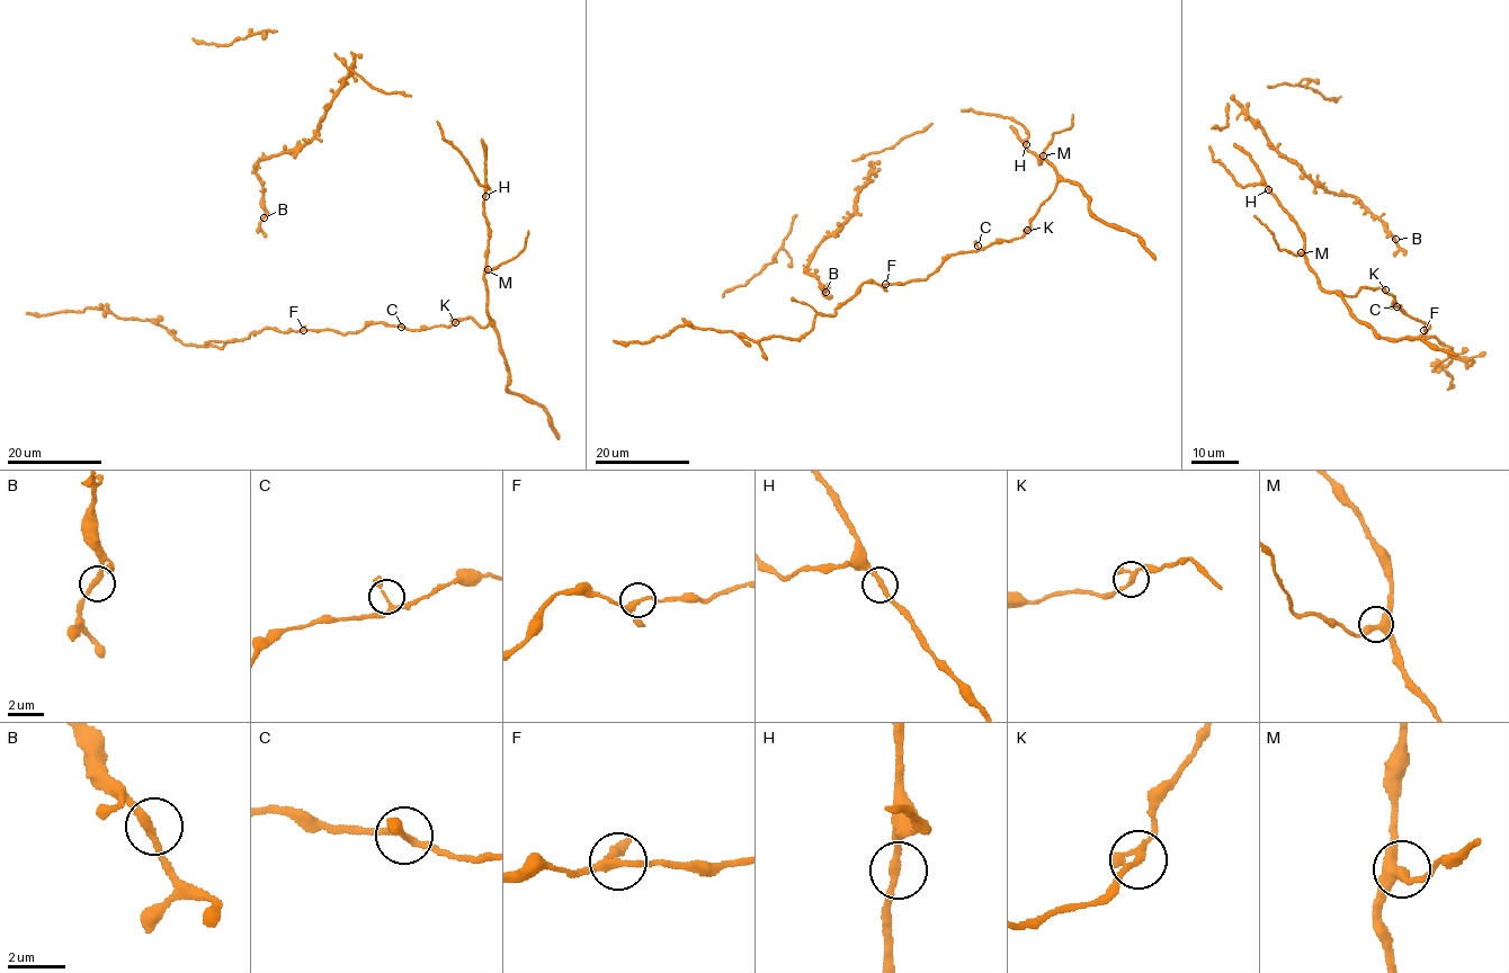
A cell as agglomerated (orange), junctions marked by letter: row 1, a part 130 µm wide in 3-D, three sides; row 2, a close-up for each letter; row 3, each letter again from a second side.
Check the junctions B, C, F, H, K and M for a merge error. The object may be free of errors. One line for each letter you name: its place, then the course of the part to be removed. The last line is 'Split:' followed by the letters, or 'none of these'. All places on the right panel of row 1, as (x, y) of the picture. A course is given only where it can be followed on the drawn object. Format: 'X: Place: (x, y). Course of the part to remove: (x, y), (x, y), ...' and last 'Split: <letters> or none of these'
Split: none of these

